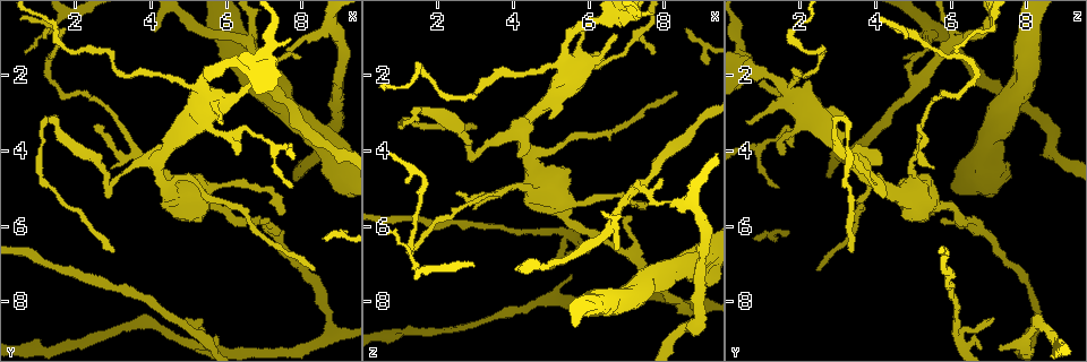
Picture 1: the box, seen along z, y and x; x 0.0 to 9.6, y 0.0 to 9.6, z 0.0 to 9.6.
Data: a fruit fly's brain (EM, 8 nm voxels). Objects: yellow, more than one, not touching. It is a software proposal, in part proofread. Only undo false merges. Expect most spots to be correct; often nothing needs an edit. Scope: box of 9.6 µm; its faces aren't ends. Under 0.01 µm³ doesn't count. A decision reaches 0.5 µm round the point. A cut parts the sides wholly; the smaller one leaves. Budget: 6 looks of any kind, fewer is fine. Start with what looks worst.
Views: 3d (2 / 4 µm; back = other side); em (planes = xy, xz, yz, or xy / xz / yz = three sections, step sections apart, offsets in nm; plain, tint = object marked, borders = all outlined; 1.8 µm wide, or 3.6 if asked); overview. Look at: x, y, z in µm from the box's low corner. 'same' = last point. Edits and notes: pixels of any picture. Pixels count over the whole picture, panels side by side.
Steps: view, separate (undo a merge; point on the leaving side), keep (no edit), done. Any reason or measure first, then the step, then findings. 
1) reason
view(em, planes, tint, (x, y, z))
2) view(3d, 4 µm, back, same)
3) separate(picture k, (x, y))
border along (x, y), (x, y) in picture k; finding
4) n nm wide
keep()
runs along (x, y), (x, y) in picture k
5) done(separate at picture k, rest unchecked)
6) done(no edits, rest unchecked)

sudden change in width
view(em, yz, step 8, tint, (5.45, 8.95, 6.15))

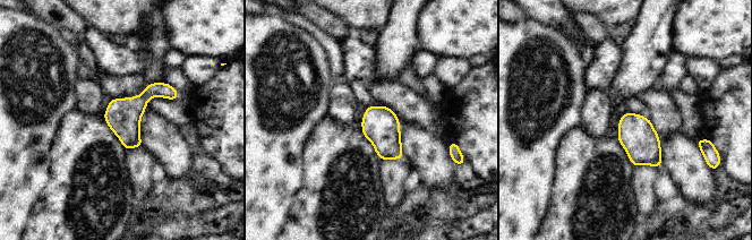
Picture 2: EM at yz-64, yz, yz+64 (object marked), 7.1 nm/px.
view(em, planes, tint, same)

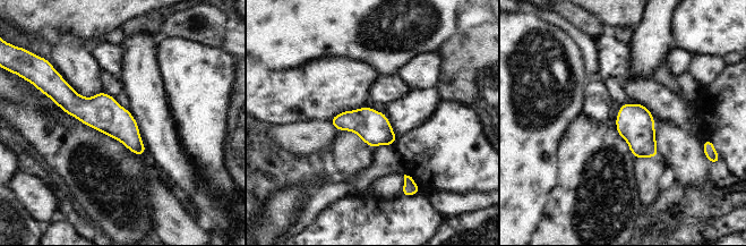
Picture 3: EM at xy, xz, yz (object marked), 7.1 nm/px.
240 nm wide
keep()
runs along (56, 95), (103, 112), (142, 150) in picture 3; one neuron here

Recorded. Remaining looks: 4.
sharp bend
view(3d, 4 µm, back, (1.50, 0.75, 7.10))

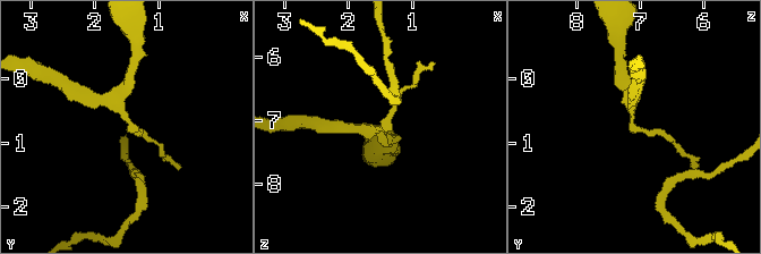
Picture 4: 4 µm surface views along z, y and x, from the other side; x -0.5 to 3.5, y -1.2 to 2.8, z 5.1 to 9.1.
now the EM
view(em, 3.6 µm, planes, tint, (1.50, 0.70, 7.10))

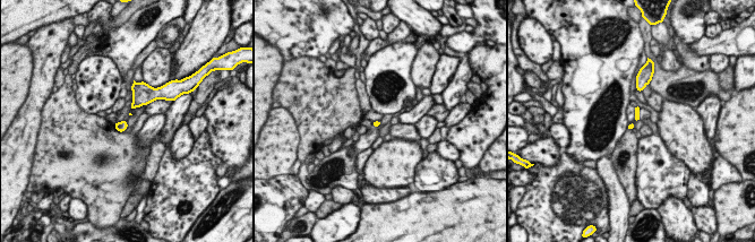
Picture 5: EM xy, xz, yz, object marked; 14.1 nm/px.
90 nm wide
keep()
runs along (637, 109), (636, 120), (628, 128) in picture 5; all the same neuron

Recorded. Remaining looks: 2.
thick turns thin
view(em, 3.6 µm, yz, step 8, tint, (5.75, 2.70, 1.80))

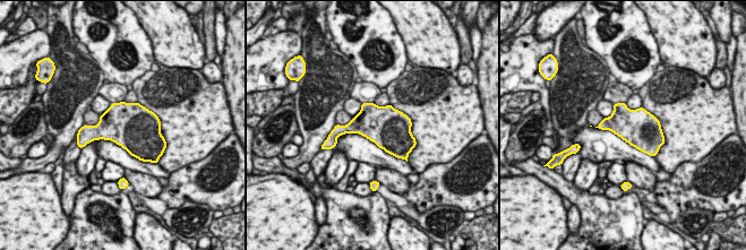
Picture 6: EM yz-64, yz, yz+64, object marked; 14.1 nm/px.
keep()
continuous, no second neuron

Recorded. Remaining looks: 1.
done(no edits, rest unchecked)

